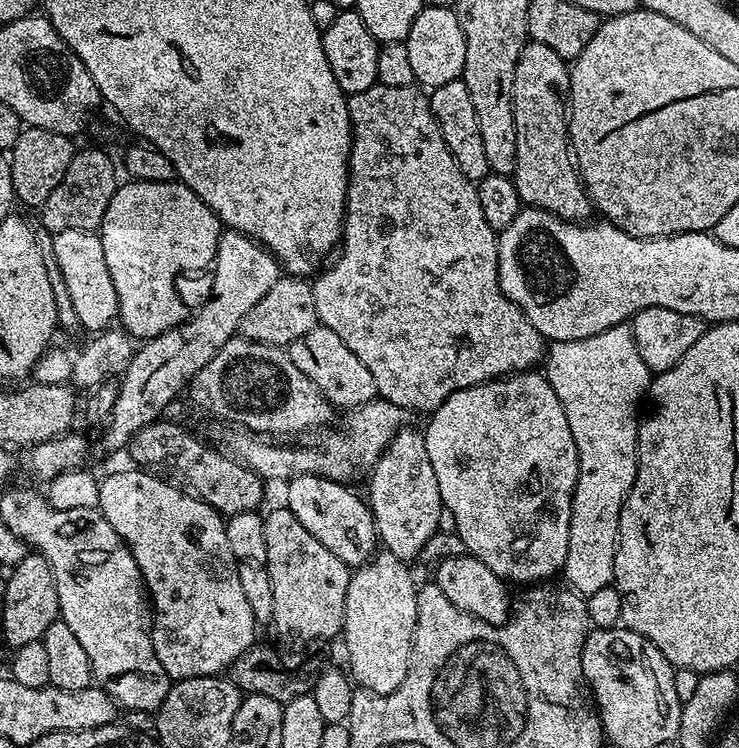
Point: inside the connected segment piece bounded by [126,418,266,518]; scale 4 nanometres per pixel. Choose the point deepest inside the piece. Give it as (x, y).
(229, 487)

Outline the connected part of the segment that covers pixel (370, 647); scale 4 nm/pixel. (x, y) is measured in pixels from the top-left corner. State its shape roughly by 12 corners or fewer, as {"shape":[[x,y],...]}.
{"shape":[[380,550],[348,577],[346,668],[363,691],[402,686],[418,584]]}

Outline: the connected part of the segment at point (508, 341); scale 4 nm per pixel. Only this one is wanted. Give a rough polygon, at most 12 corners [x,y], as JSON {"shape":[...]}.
{"shape":[[348,96],[317,321],[431,414],[535,369],[428,96]]}

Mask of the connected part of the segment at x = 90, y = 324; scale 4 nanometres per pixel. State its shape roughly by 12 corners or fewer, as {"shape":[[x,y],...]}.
{"shape":[[86,228],[53,235],[80,328],[117,319],[102,242]]}

